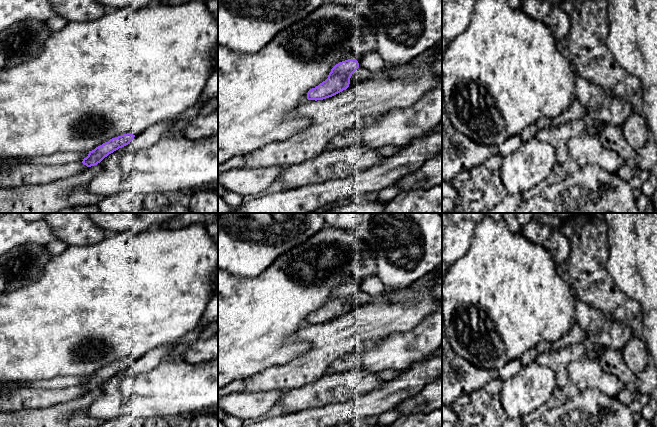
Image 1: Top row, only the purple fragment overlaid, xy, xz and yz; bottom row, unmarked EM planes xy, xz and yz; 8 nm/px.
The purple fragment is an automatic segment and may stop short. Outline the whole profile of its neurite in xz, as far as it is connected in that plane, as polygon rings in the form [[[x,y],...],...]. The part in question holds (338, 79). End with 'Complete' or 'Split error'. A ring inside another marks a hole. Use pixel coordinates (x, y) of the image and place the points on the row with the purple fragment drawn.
[[[348,59],[336,64],[328,75],[328,78],[307,93],[308,100],[323,100],[332,97],[343,90],[346,90],[350,84],[350,78],[353,75],[356,79],[364,79],[370,72],[359,67],[356,59]]]. Split error

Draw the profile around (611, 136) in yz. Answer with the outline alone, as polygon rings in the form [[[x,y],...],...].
[[[610,122],[604,123],[603,128],[598,133],[602,144],[617,154],[619,154],[626,163],[634,158],[635,150],[630,146],[622,134],[620,126],[614,125]]]

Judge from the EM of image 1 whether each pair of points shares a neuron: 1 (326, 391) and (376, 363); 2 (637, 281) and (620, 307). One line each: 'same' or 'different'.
1: different
2: different

